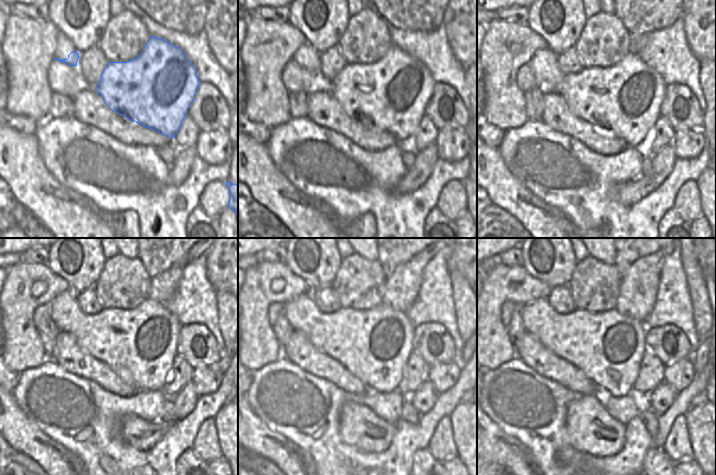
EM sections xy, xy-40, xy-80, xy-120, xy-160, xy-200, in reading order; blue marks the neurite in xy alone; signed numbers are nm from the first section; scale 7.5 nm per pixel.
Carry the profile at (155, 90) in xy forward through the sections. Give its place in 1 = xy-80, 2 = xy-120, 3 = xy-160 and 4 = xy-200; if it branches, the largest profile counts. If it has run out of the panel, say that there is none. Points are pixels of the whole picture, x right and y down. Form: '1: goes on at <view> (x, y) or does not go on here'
1: goes on at xy-80 (623, 100)
2: goes on at xy-120 (140, 344)
3: goes on at xy-160 (374, 345)
4: goes on at xy-200 (607, 347)

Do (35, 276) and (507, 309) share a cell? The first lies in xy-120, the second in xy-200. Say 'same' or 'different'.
different

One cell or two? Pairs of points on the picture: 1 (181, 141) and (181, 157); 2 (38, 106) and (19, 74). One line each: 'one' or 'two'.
1: two
2: one

